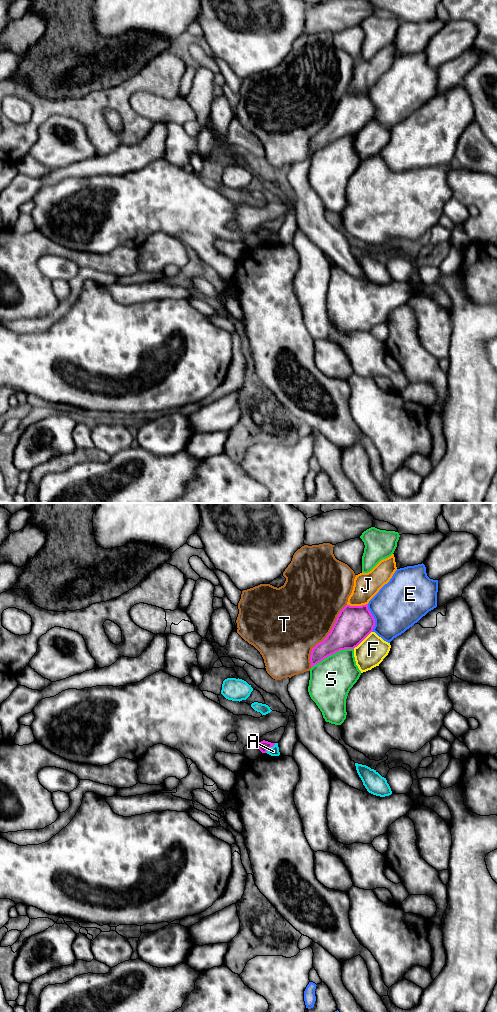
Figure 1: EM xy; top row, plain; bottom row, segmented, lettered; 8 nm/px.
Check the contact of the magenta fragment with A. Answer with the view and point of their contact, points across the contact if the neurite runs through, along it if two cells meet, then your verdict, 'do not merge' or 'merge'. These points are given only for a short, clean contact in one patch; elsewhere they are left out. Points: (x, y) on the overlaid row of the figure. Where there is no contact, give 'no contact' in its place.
contact xy (270, 747); border xy (275, 743), (265, 752); do not merge

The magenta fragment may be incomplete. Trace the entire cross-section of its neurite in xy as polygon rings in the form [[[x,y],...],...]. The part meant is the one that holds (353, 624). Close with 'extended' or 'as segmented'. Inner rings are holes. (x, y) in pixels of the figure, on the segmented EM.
[[[368,604],[346,605],[337,616],[327,637],[312,648],[311,668],[340,650],[354,649],[373,631],[374,626],[375,619]]]; as segmented

